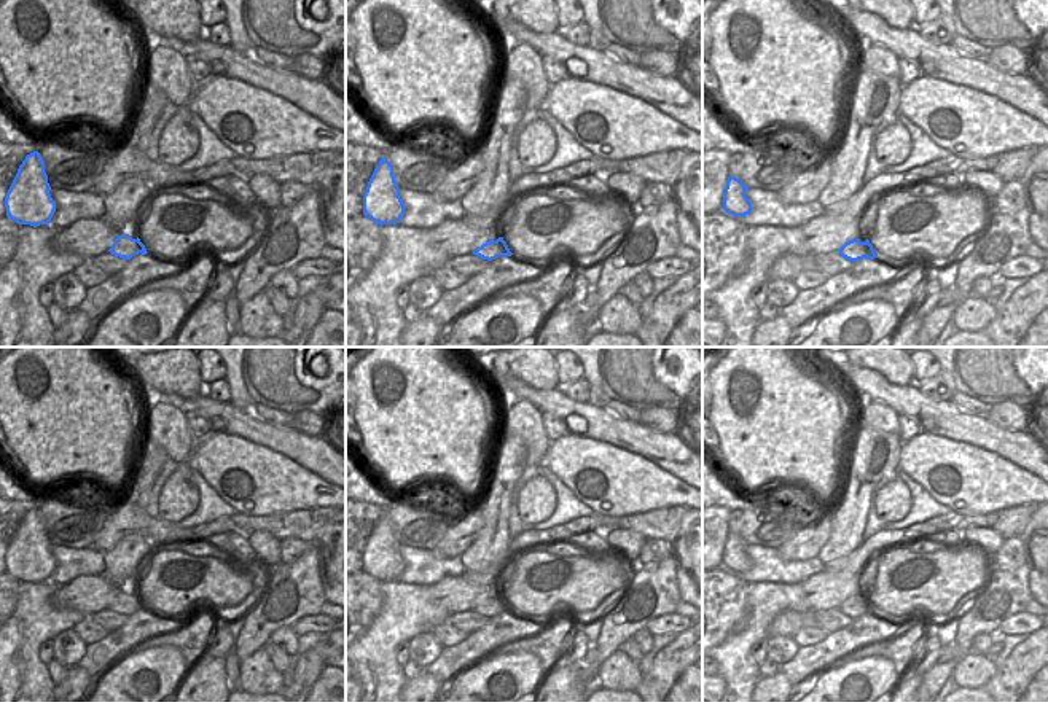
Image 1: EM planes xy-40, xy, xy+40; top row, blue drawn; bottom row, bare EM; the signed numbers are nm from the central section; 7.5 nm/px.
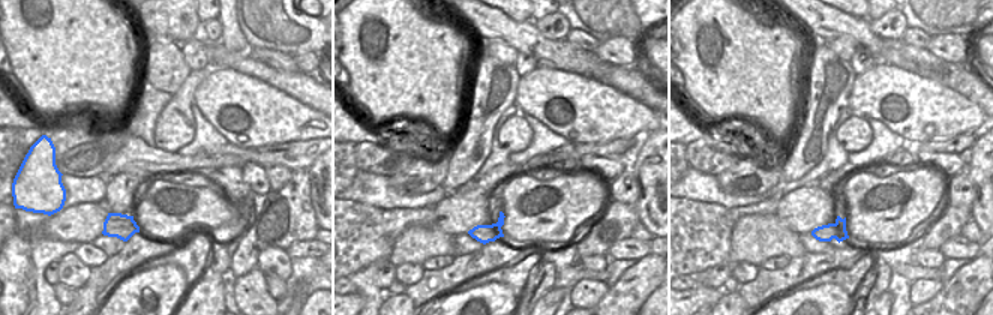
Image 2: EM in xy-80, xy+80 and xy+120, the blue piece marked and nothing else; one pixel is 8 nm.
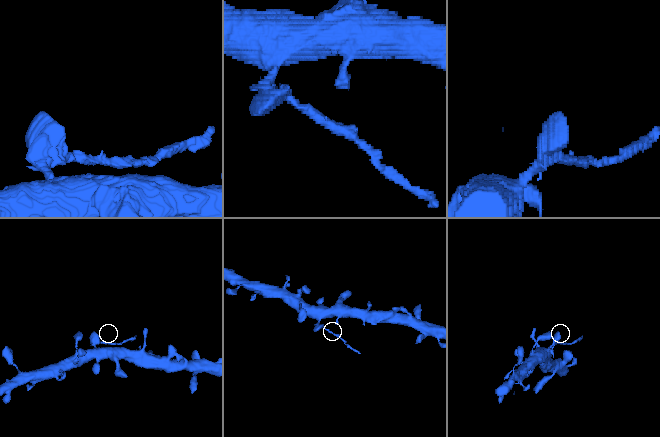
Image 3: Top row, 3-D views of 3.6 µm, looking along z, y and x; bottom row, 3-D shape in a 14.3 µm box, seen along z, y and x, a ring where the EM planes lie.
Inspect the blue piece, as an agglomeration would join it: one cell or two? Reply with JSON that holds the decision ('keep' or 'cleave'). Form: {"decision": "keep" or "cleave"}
{"decision": "cleave"}

